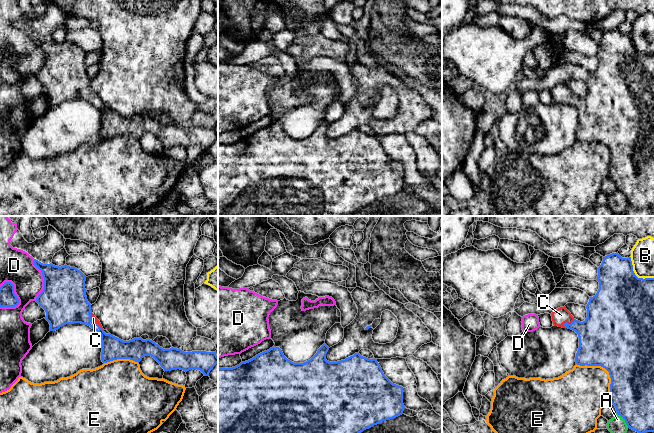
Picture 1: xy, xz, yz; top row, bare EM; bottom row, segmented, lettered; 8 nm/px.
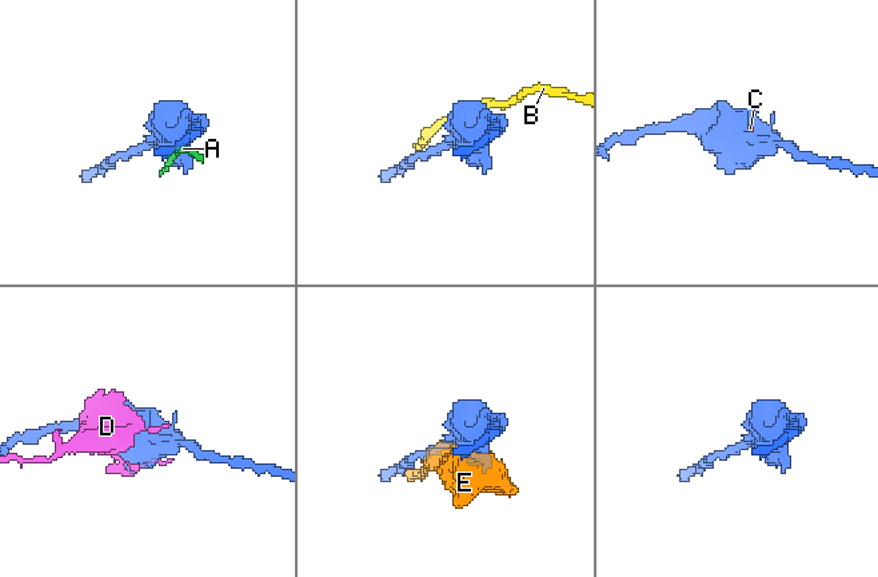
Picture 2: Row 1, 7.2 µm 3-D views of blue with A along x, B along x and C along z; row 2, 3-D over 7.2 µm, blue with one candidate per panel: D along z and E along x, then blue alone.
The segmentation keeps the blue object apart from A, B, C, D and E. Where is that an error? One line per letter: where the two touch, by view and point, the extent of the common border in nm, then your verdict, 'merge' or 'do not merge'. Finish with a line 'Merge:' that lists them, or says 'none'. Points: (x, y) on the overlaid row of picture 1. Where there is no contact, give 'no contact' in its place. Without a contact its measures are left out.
A: contact yz (624, 419); length 150 nm; do not merge
B: contact yz (634, 274); length 260 nm; do not merge
C: contact xy (92, 321); length 190 nm; merge
D: contact xy (18, 301); length 240 nm; do not merge
E: contact yz (606, 369); length 400 nm; do not merge
Merge: C

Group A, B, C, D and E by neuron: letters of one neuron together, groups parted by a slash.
A / B / C / D / E

